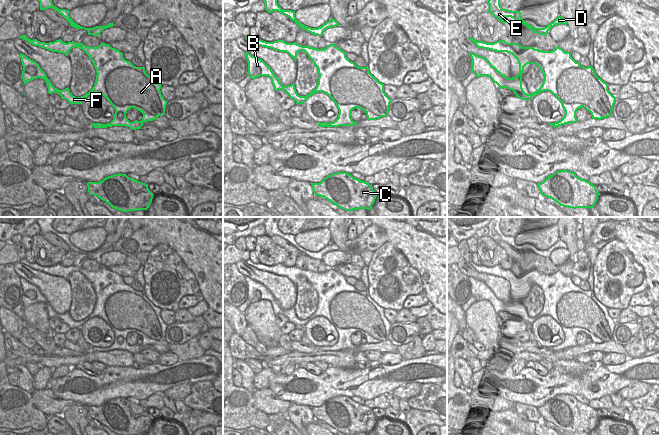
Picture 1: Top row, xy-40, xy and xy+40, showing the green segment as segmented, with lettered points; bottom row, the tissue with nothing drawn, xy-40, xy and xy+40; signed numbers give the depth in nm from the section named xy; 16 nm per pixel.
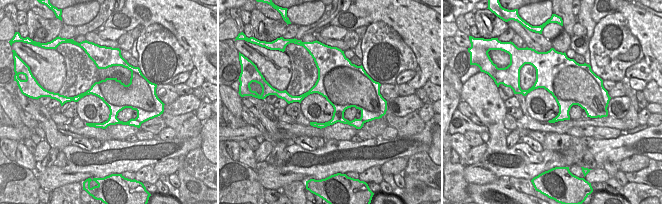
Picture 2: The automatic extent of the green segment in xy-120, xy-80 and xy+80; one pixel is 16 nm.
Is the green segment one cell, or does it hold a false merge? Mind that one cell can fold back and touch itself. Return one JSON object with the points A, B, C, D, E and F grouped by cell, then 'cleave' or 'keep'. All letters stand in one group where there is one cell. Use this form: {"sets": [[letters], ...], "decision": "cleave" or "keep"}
{"sets": [["A", "C"], ["B", "D", "E", "F"]], "decision": "cleave"}

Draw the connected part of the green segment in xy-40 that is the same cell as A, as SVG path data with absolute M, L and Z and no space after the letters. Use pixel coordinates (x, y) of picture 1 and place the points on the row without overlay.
M127 291L127 293L124 295L132 296L132 301L136 302L137 306L131 309L130 306L124 305L123 301L114 304L112 302L108 303L107 317L111 324L118 330L137 329L146 334L151 339L155 339L157 341L162 340L162 328L156 313L150 304L146 302L141 296L137 296L132 292Z

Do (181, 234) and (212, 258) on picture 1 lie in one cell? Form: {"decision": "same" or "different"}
{"decision": "same"}

